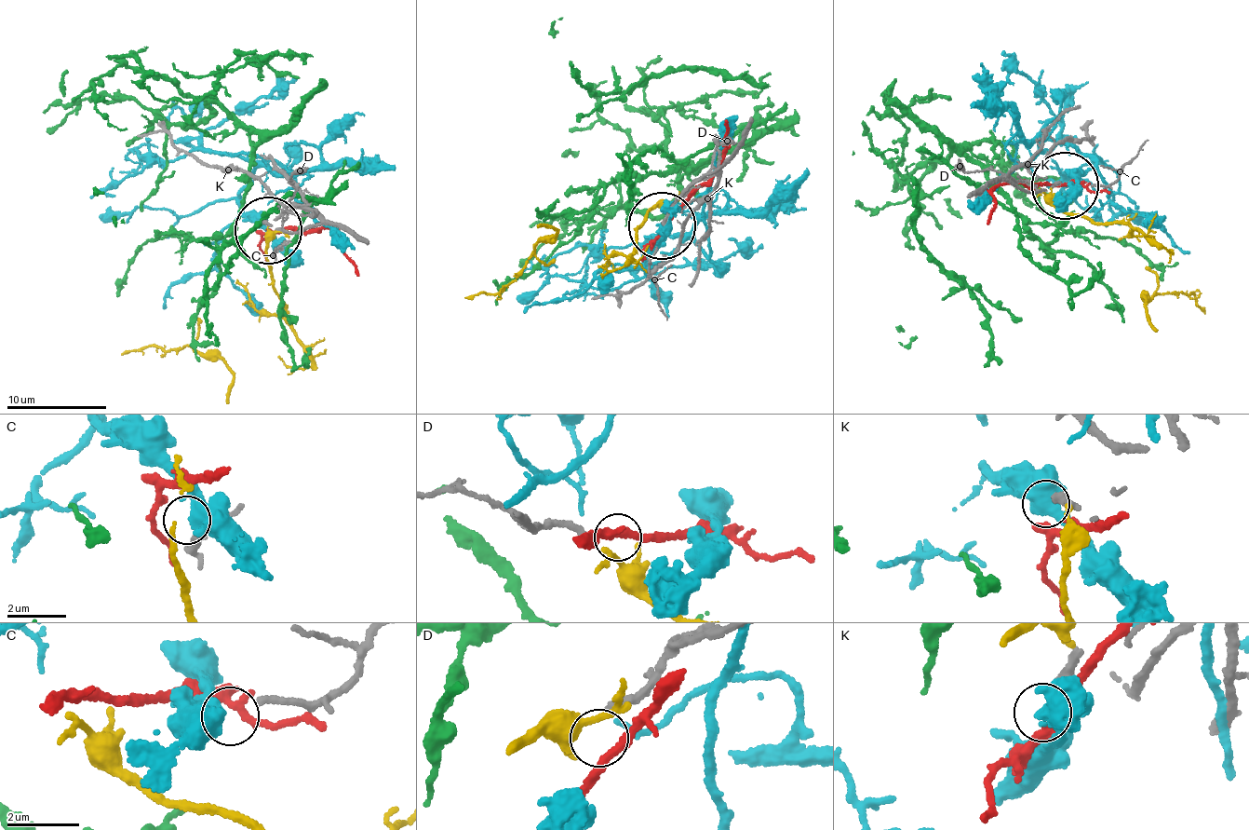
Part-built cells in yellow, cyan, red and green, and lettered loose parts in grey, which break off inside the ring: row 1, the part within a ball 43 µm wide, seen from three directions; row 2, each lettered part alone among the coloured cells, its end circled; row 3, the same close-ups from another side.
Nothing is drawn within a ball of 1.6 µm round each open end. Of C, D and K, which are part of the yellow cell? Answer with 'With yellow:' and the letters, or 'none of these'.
With yellow: none of these

